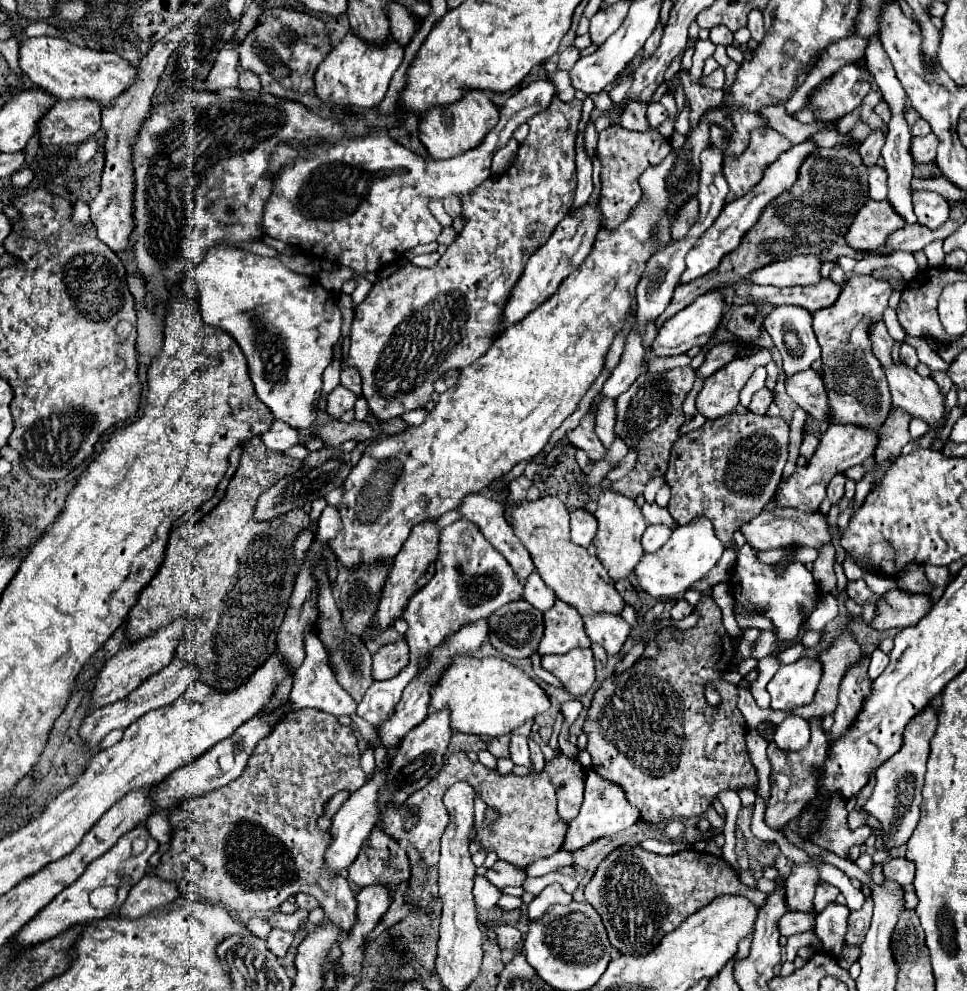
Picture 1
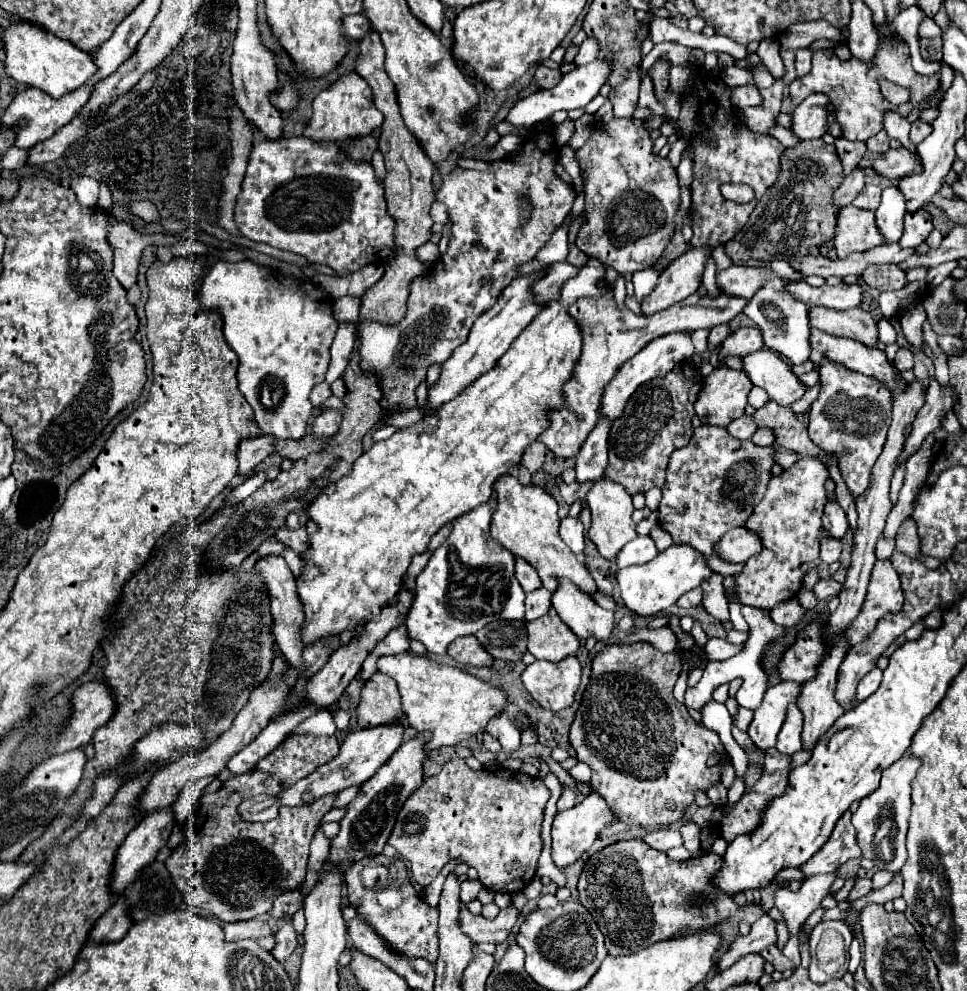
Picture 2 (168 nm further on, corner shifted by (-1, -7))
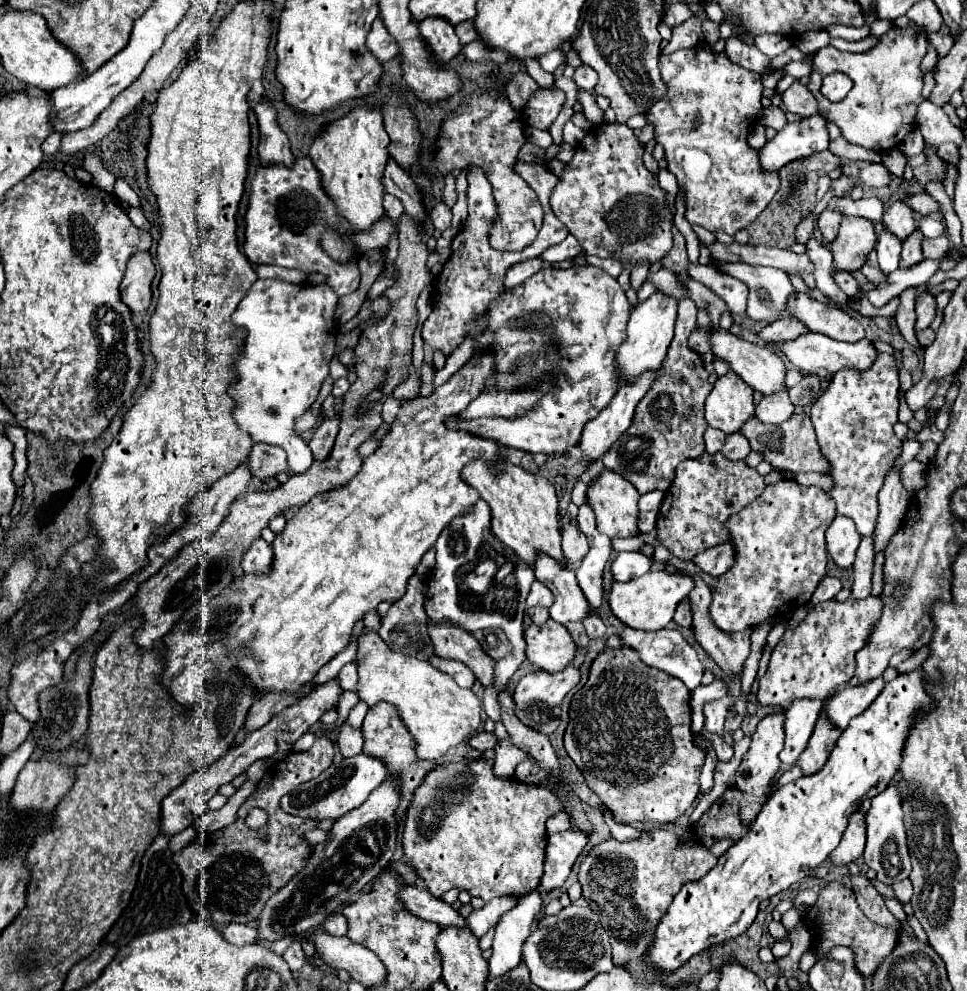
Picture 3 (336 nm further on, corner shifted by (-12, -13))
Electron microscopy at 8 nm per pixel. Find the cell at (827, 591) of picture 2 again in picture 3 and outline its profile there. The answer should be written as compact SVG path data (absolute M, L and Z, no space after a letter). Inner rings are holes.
M823 576L821 582L819 582L819 586L817 586L817 590L815 590L813 596L811 596L811 606L813 606L813 604L819 604L819 602L825 602L825 600L831 600L839 590L841 590L839 578Z

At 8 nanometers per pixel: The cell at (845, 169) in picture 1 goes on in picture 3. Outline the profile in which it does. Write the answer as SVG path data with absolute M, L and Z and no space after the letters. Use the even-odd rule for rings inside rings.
M823 150L821 154L811 154L809 158L799 158L797 162L789 162L785 170L781 170L779 180L781 186L775 194L775 198L769 202L769 206L757 216L755 222L751 222L745 232L747 232L747 242L749 244L767 244L775 248L789 248L795 244L795 226L811 214L815 208L815 190L817 190L817 180L823 174L829 174L831 170L841 166L841 158L831 154L829 150Z

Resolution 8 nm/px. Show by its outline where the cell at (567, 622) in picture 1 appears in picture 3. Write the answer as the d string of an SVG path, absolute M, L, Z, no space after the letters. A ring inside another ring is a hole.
M551 618L541 626L531 624L525 630L525 642L527 660L545 672L563 670L575 656L575 642L567 628Z

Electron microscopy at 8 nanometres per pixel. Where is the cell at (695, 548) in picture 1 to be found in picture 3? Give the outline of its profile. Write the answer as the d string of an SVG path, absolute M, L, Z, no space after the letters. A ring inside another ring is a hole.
M647 572L641 578L629 580L629 582L613 582L611 592L609 592L609 608L611 614L617 616L625 626L635 628L635 630L661 630L673 620L673 612L677 604L687 598L689 590L693 588L693 582L685 576L673 576L661 572Z

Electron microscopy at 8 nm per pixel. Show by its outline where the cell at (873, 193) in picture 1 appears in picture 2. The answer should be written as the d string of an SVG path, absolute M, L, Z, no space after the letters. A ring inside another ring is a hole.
M868 184L852 204L856 204L858 208L866 208L866 210L876 210L878 204L880 204L880 186L874 186L874 184Z

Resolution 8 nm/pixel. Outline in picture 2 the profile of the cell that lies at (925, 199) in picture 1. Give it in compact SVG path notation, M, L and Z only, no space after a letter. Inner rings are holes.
M918 210L918 212L908 212L904 220L904 234L902 234L902 248L916 248L920 246L928 234L934 230L932 216L928 210Z

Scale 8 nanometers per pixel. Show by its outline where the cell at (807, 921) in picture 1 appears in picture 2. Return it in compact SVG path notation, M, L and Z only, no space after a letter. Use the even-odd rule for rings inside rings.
M764 914L758 922L752 924L752 932L748 936L740 936L730 948L728 952L724 952L718 960L718 972L730 968L736 960L740 960L744 954L750 952L762 952L764 948L776 944L778 934L776 934L776 922L772 916Z

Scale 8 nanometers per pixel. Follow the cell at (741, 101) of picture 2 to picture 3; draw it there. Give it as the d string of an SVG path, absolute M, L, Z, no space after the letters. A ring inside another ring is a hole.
M771 106L771 108L767 108L767 110L761 110L759 122L761 122L763 126L771 126L771 128L775 128L775 130L781 130L781 128L787 124L787 118L785 118L785 112L783 112L781 108Z

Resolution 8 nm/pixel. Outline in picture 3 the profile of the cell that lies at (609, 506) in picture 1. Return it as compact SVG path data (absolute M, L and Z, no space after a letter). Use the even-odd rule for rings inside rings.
M603 468L603 472L587 486L587 504L595 512L597 530L607 534L609 538L635 536L635 532L637 532L637 514L639 514L637 500L639 500L639 492L635 490L635 486L629 484L621 474L613 472L613 470L607 470L607 468Z

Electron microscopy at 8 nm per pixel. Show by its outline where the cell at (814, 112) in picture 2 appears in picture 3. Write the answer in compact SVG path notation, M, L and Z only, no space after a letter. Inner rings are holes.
M809 116L799 122L787 124L783 130L777 132L773 140L767 140L759 148L761 170L777 172L797 158L827 150L827 144L829 136L825 128L825 118Z

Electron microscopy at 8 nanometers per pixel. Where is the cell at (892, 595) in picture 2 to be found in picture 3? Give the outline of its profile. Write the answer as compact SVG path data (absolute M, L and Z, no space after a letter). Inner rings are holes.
M849 596L845 602L837 602L835 598L829 602L821 602L813 608L809 608L805 620L793 630L789 628L783 638L777 642L777 646L771 652L767 672L763 678L759 678L759 692L757 700L761 706L773 706L773 708L789 708L791 702L801 698L829 698L837 688L845 686L855 672L855 652L865 646L869 634L873 632L873 626L877 624L877 618L881 616L881 598L869 596L863 600L855 600Z

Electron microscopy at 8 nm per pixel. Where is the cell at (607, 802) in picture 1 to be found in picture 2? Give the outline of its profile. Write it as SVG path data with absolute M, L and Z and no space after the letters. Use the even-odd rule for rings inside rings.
M590 792L580 804L576 804L570 810L558 812L552 824L552 858L556 862L558 868L566 868L568 864L576 862L598 838L598 832L602 832L604 828L608 828L612 822L616 822L618 818L614 816L612 808L606 804L606 800L596 794Z

